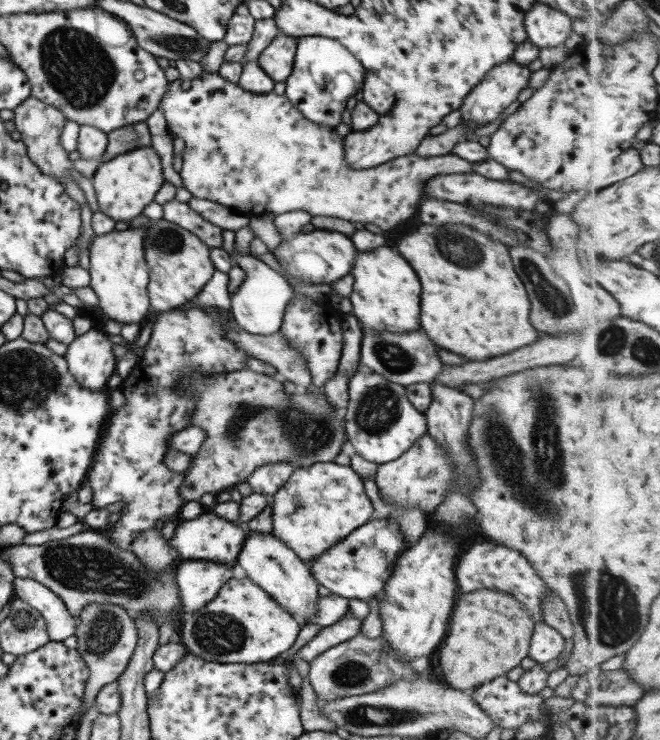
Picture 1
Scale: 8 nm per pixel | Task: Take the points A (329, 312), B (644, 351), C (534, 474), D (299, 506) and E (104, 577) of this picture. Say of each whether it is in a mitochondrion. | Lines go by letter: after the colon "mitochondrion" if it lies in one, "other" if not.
A: other
B: mitochondrion
C: mitochondrion
D: mitochondrion
E: mitochondrion

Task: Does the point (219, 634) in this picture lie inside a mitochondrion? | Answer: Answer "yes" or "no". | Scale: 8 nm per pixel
yes

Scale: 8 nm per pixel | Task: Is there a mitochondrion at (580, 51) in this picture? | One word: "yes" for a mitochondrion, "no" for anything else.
no

